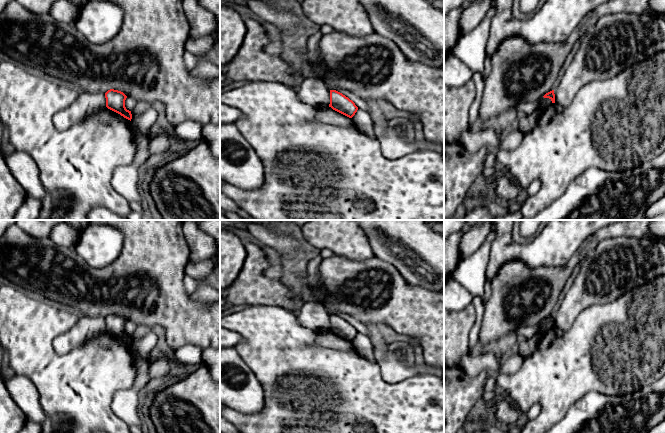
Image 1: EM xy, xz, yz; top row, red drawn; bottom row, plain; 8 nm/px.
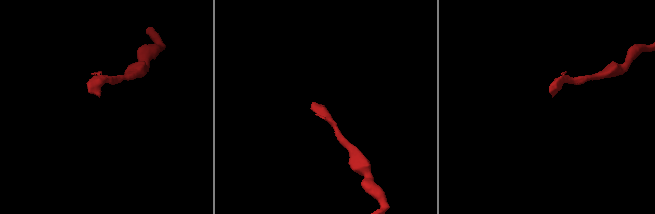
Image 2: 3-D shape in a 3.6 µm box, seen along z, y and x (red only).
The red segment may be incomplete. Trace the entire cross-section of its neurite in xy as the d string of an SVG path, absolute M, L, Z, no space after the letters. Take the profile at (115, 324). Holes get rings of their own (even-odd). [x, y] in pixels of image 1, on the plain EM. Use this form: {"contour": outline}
{"contour": "M110 313L105 317L106 331L131 345L131 335L125 331L127 320L118 314Z"}

